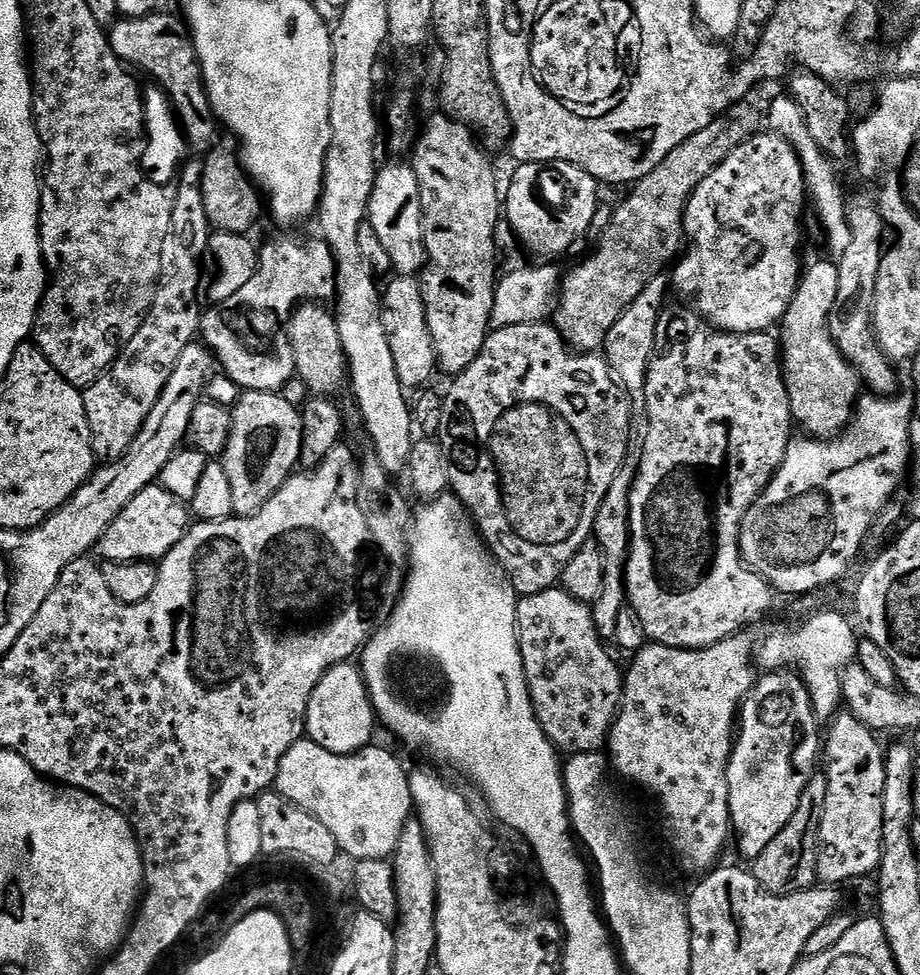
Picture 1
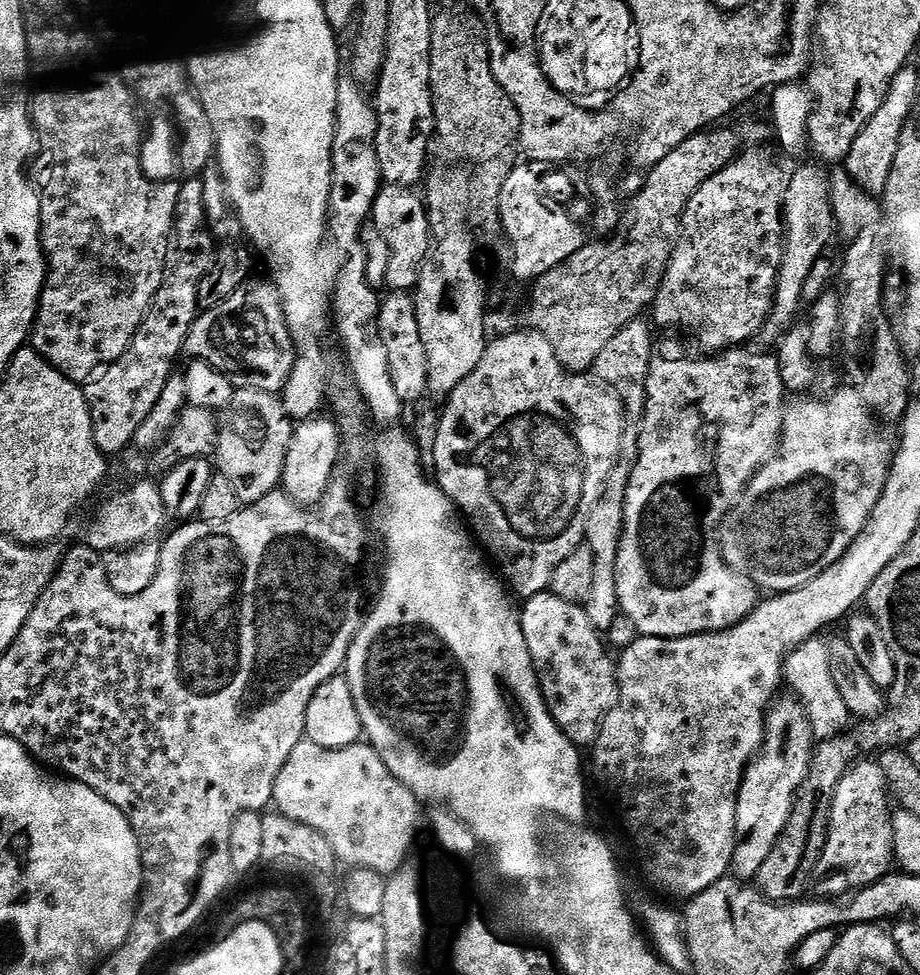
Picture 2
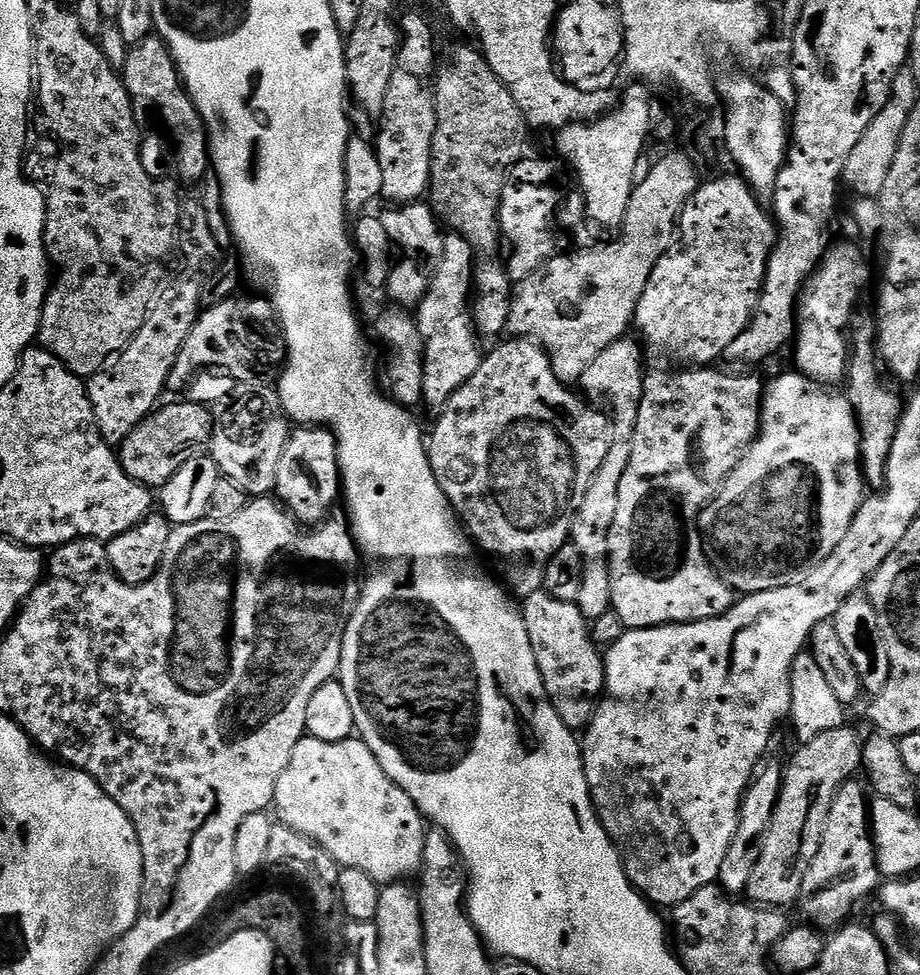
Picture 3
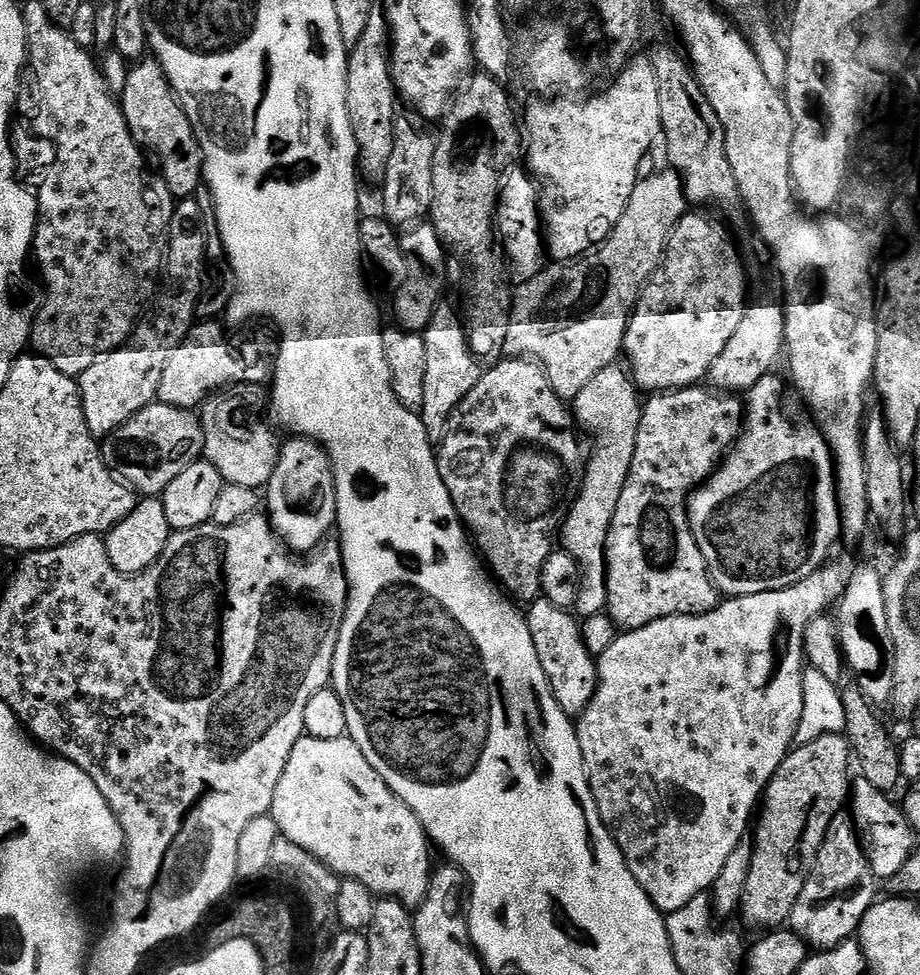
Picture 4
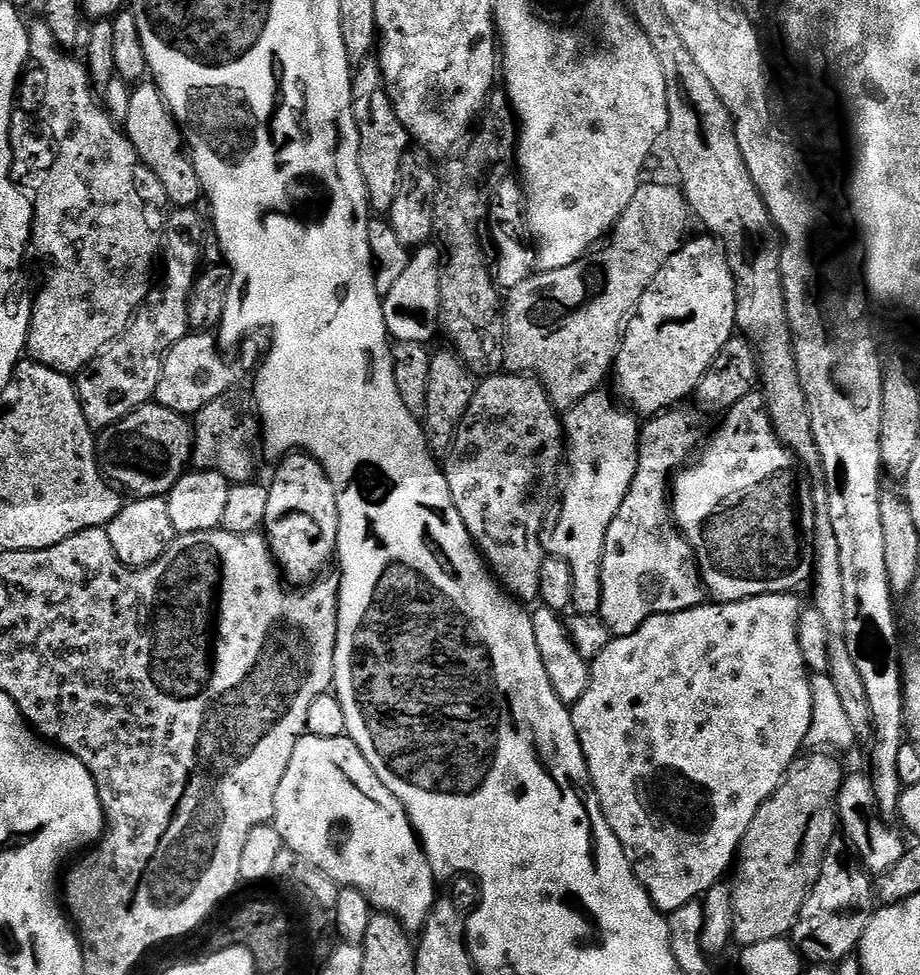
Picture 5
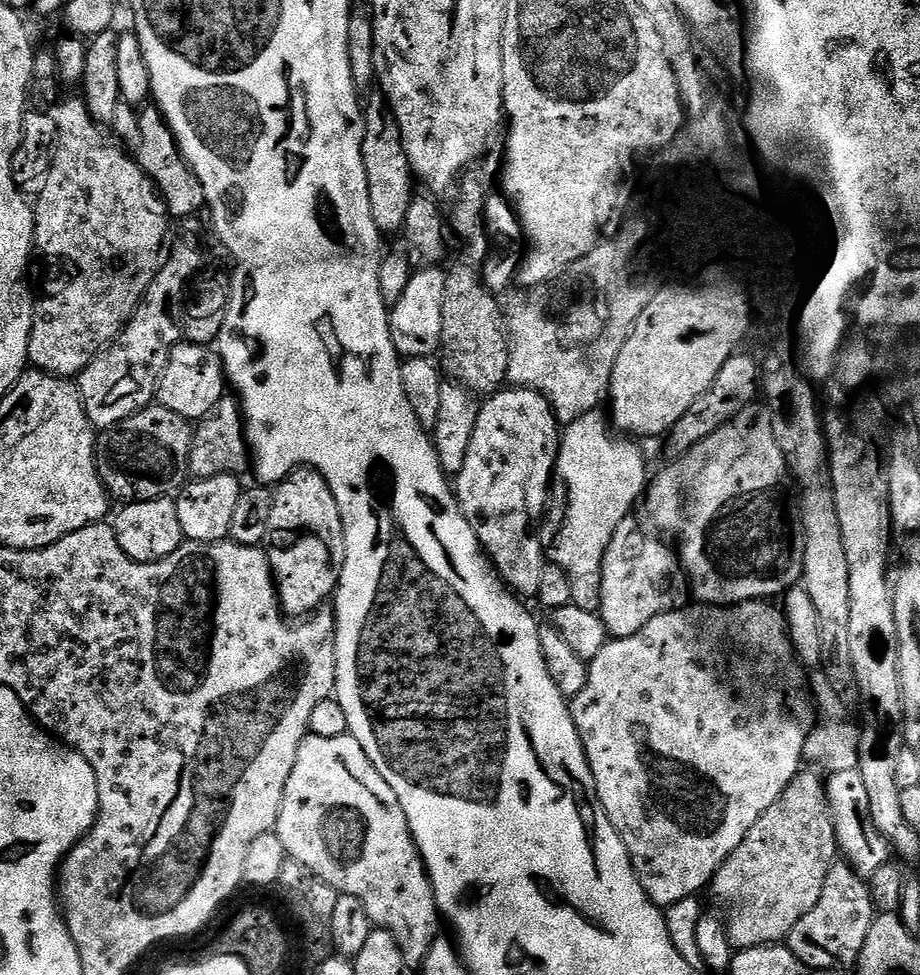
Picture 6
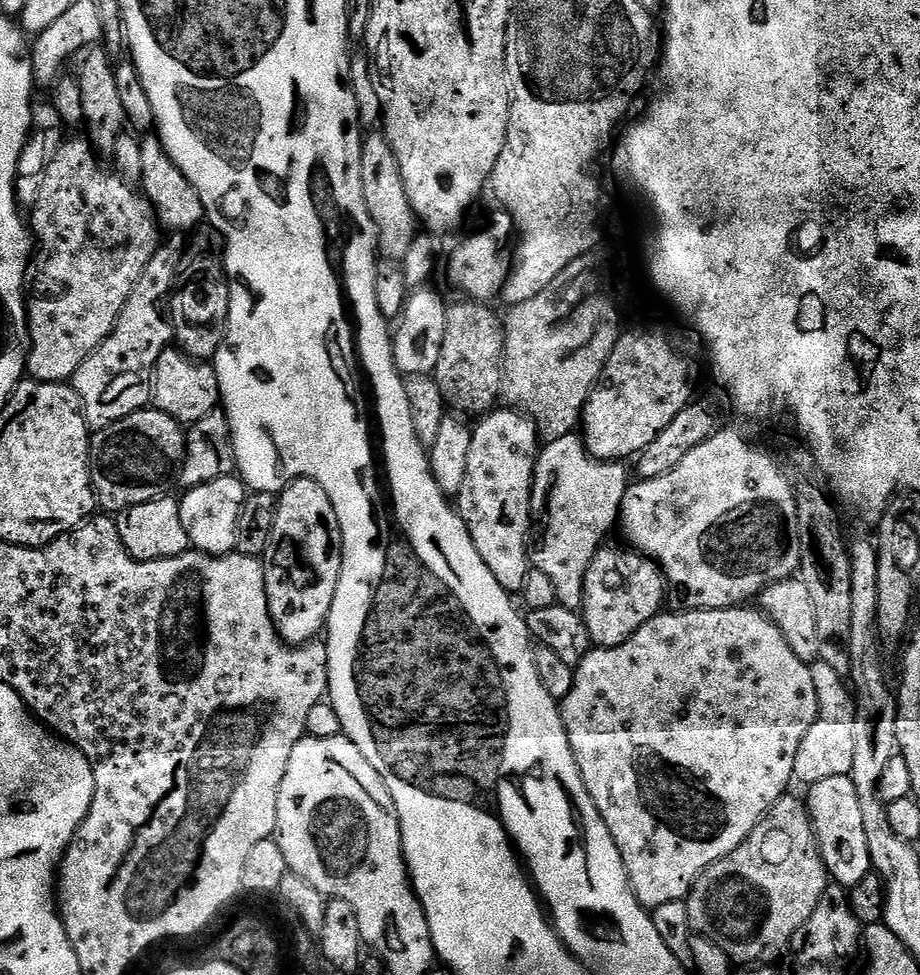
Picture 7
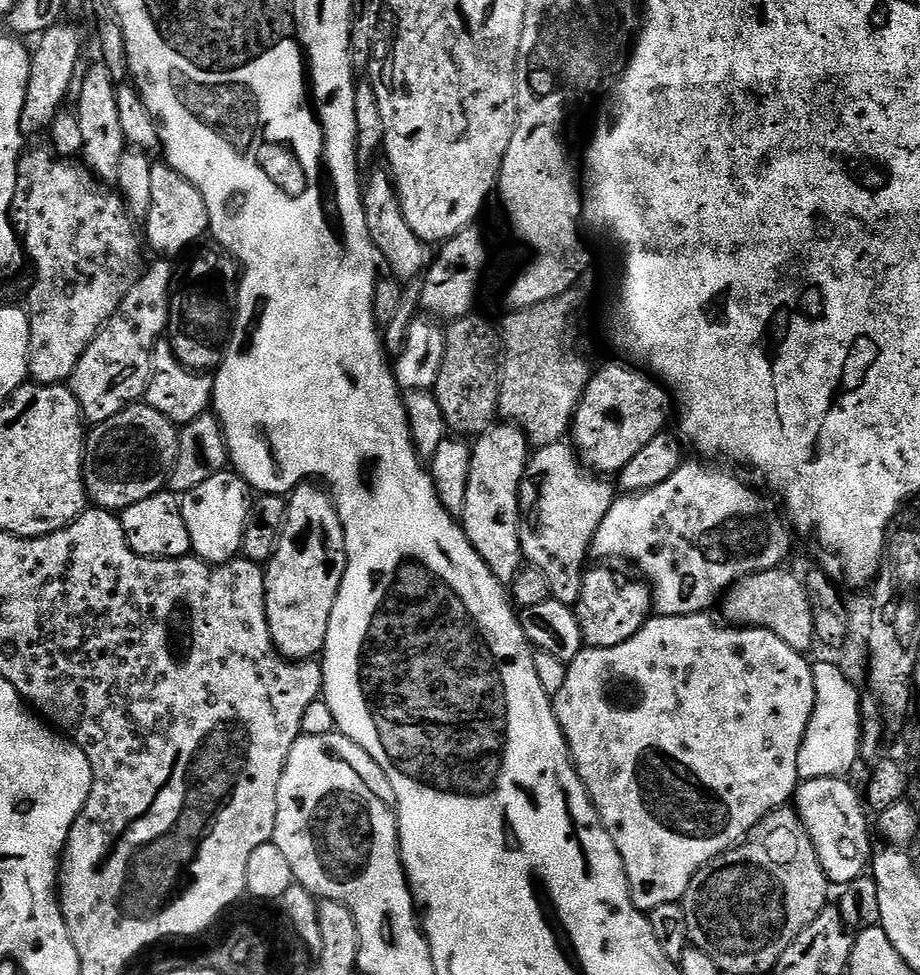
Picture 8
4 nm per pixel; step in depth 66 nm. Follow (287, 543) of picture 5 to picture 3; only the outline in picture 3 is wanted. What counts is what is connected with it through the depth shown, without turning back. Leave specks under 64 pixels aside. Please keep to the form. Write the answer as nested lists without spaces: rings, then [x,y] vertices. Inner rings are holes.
[[[296,426],[291,429],[278,462],[274,496],[305,526],[315,526],[331,513],[328,511],[332,503],[335,500],[337,503],[342,496],[340,463],[332,432],[323,426]]]

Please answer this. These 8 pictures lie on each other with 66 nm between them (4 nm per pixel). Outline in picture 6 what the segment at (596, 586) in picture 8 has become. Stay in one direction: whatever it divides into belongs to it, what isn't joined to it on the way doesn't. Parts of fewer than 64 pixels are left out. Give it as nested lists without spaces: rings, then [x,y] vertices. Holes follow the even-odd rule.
[[[625,518],[614,530],[600,570],[598,615],[609,637],[618,640],[638,634],[650,618],[673,611],[676,600],[677,553],[671,552],[659,535],[643,532],[639,522],[632,519]]]

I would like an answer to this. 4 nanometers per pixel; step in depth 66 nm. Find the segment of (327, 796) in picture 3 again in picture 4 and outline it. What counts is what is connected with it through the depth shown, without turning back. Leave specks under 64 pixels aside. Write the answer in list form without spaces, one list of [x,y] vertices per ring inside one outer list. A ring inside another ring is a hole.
[[[305,734],[290,750],[290,762],[278,778],[270,815],[278,826],[283,839],[294,842],[314,858],[345,880],[362,882],[372,891],[373,897],[402,902],[409,910],[416,910],[426,898],[434,862],[428,853],[430,841],[416,815],[382,782],[382,778],[366,762],[366,754],[347,735],[342,738],[314,738]]]

